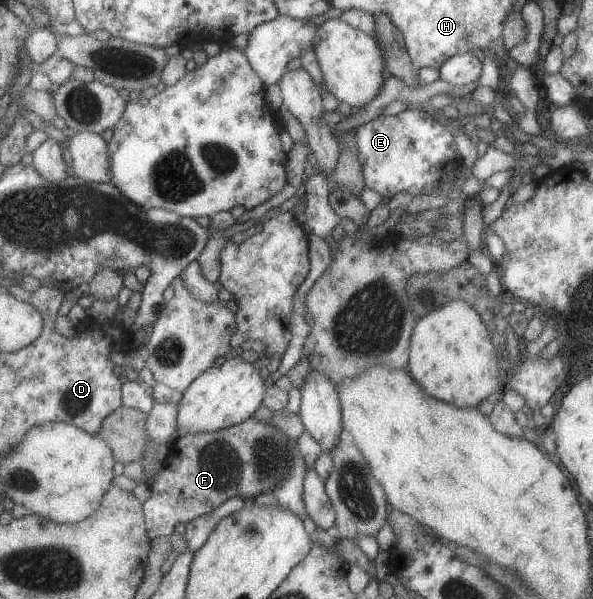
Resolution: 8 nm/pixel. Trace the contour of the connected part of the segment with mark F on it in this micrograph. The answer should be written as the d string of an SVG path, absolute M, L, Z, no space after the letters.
M254 416L239 424L208 433L180 433L171 441L166 457L160 462L160 469L154 481L149 484L150 496L142 503L144 525L149 539L169 536L177 522L187 524L198 516L209 514L222 502L233 497L255 498L261 493L274 489L288 476L292 464L288 436L277 430L271 423Z

